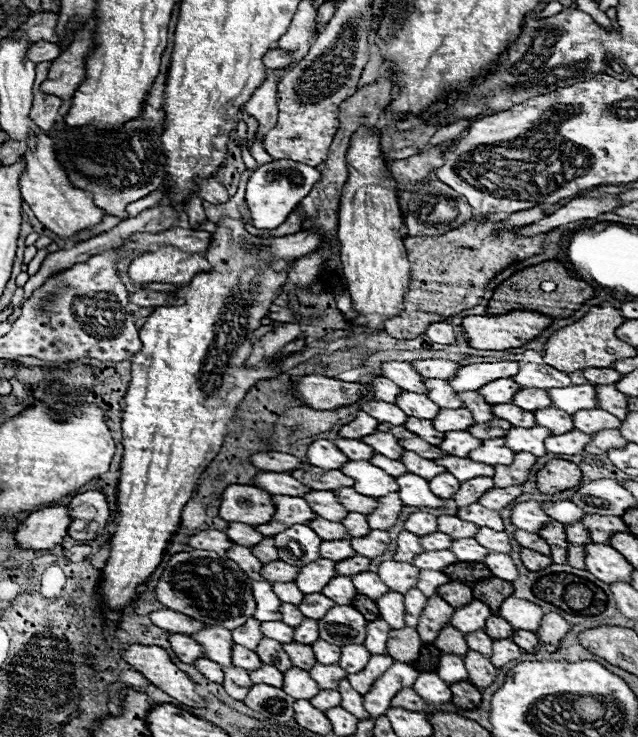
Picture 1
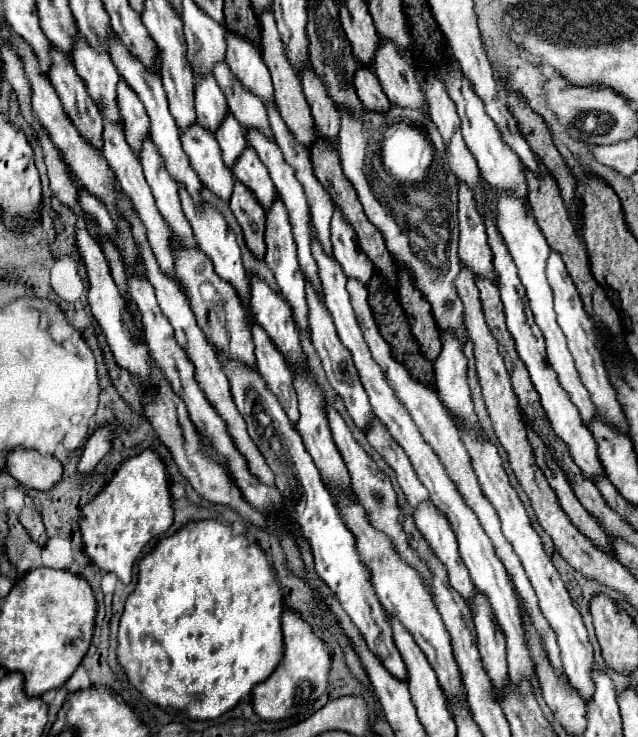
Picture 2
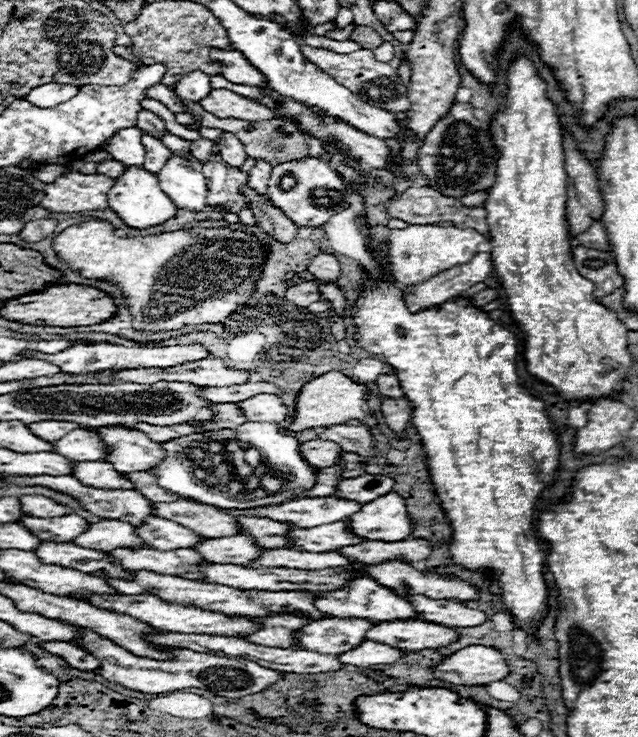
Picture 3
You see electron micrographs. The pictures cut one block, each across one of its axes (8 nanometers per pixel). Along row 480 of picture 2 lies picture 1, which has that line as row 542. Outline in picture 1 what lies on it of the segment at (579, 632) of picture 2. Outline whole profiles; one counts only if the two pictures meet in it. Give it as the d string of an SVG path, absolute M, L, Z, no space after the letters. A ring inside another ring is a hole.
M480 528L478 534L476 534L476 540L484 548L488 548L488 550L500 550L502 554L510 554L512 552L510 540L508 540L506 532L496 532L496 530L490 530L490 528Z

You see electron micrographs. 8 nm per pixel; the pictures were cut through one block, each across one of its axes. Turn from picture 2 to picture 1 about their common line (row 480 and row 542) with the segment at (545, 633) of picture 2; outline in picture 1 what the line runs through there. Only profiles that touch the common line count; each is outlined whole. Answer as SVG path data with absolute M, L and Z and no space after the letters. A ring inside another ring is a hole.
M458 538L452 542L450 550L460 558L460 562L484 562L490 554L490 550L484 550L484 546L480 546L474 538Z

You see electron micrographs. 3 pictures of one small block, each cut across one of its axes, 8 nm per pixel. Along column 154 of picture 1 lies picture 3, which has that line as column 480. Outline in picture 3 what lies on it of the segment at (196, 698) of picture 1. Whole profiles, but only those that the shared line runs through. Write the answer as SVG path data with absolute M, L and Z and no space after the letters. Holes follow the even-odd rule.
M468 646L434 668L434 676L458 686L486 686L510 674L502 654L486 646Z

